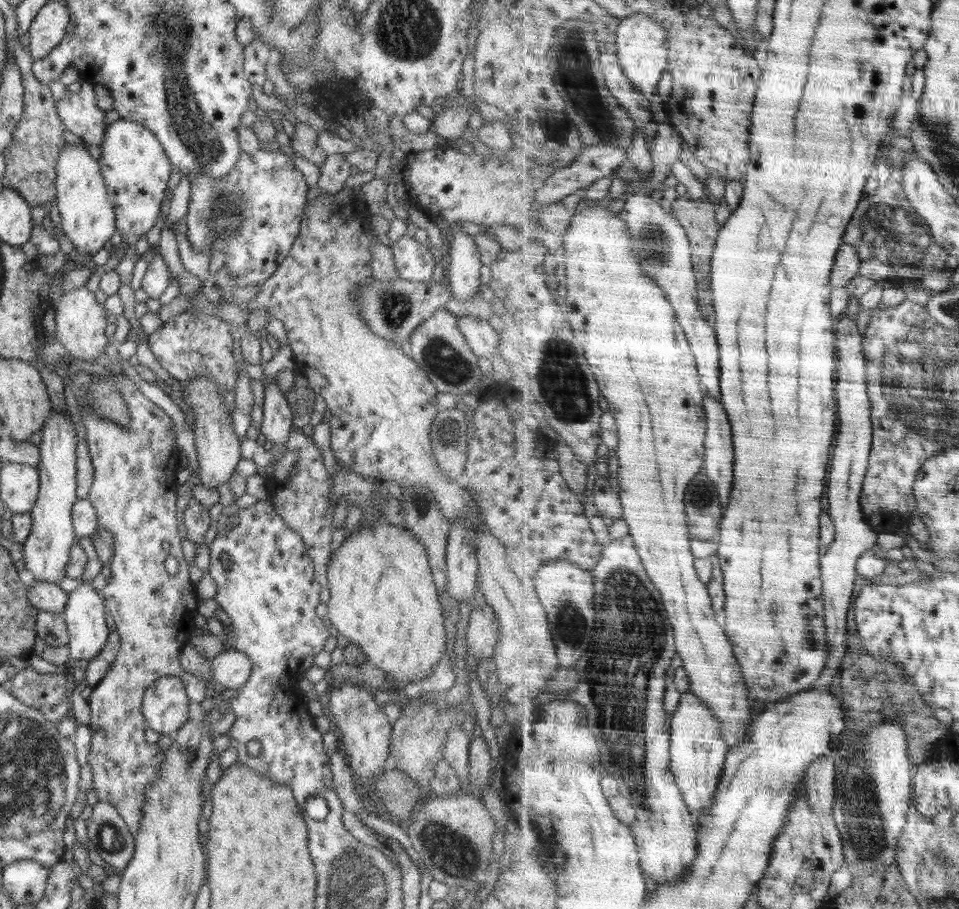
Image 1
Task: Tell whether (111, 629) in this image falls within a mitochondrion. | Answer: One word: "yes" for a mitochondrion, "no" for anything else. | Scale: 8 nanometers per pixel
no

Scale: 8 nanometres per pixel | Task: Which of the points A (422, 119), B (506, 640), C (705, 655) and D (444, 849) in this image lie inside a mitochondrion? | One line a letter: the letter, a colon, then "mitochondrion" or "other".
A: other
B: other
C: other
D: mitochondrion

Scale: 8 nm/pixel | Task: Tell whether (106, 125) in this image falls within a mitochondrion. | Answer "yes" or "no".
no

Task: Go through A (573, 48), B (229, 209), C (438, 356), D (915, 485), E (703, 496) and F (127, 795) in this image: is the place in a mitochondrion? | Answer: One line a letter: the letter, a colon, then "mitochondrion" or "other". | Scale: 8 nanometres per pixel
A: mitochondrion
B: mitochondrion
C: mitochondrion
D: other
E: mitochondrion
F: other

